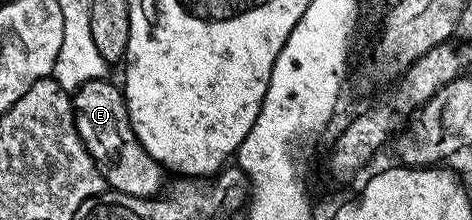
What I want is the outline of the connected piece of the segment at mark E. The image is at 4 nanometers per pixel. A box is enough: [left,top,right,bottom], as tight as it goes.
[73,78,164,199]

